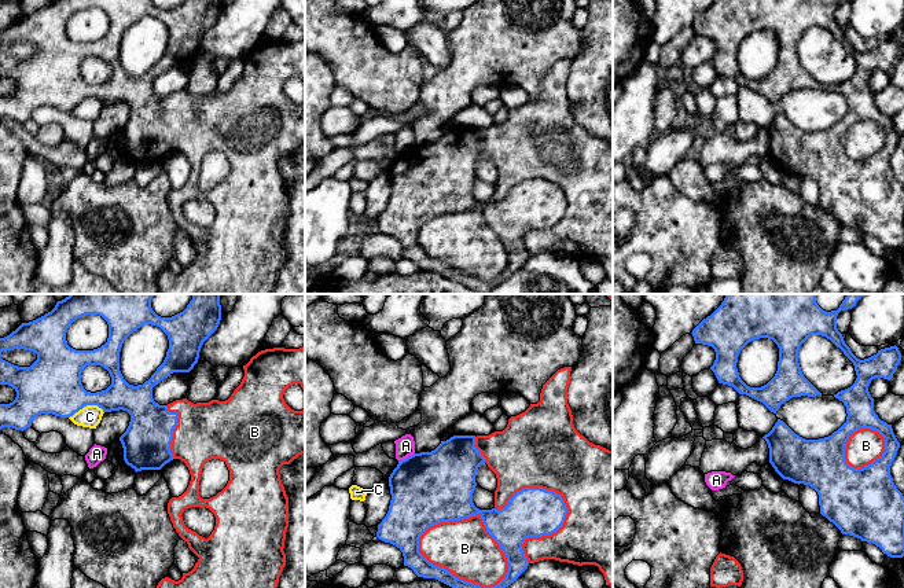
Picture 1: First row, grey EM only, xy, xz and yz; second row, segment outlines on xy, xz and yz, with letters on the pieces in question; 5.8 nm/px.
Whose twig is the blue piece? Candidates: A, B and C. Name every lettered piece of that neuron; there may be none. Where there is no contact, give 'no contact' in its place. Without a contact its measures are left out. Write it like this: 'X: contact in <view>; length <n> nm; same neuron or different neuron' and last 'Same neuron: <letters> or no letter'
A: contact in xz; length 110 nm; different neuron
B: contact in xz; length 550 nm; same neuron
C: contact in xy; length 220 nm; different neuron
Same neuron: B

